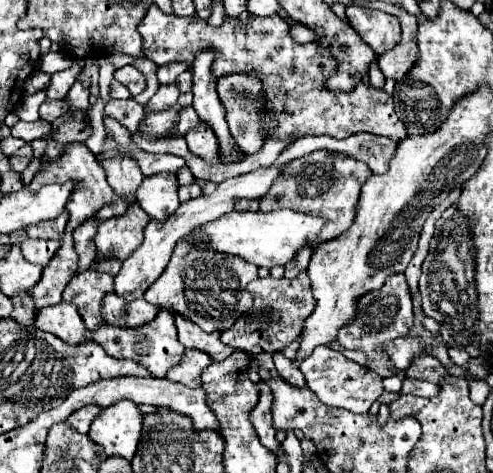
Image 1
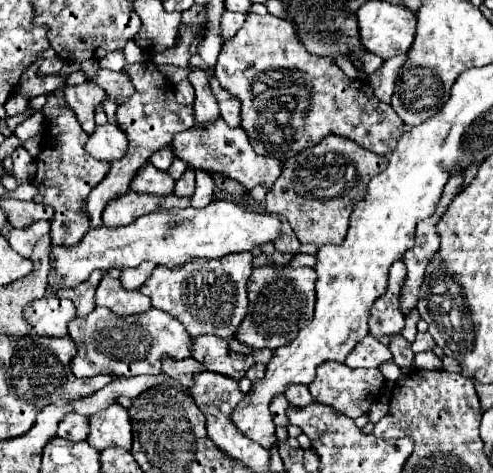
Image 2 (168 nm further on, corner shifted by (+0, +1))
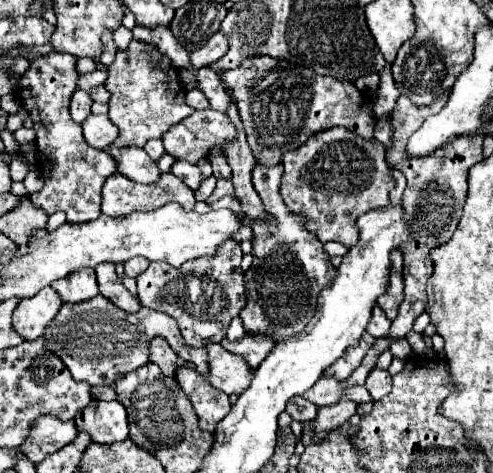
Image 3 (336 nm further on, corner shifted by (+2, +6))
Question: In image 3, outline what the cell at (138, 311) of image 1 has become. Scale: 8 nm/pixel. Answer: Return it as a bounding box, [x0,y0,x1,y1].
[95,263,141,313]

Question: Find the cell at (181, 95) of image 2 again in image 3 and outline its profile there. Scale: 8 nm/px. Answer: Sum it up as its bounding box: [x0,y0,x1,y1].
[187,89,209,109]

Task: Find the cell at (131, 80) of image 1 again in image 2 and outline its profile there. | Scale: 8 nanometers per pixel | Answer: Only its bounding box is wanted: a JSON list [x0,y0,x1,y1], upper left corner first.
[95,70,135,96]

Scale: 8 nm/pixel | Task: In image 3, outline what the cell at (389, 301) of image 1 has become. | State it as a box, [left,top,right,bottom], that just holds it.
[377,249,403,321]

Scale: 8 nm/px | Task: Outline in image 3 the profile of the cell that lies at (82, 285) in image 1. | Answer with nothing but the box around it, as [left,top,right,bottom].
[51,269,99,303]

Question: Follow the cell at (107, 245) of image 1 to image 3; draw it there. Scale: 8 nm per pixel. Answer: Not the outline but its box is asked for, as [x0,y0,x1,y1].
[101,173,195,217]

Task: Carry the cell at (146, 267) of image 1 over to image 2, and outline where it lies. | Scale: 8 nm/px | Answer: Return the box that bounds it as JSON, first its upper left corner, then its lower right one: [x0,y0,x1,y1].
[119,262,157,290]

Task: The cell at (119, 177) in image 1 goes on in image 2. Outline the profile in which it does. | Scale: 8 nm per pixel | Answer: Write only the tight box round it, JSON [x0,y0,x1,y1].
[85,124,129,164]

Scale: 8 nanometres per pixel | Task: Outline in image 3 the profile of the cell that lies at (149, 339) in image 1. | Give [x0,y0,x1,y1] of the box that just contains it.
[43,295,209,385]

